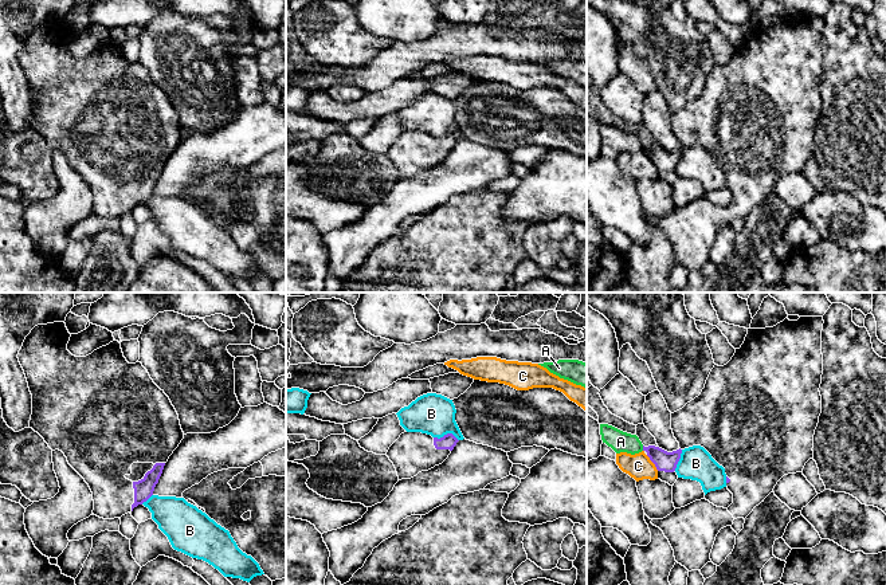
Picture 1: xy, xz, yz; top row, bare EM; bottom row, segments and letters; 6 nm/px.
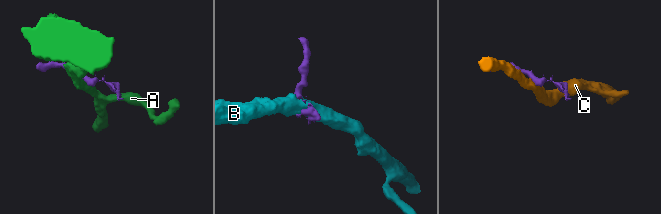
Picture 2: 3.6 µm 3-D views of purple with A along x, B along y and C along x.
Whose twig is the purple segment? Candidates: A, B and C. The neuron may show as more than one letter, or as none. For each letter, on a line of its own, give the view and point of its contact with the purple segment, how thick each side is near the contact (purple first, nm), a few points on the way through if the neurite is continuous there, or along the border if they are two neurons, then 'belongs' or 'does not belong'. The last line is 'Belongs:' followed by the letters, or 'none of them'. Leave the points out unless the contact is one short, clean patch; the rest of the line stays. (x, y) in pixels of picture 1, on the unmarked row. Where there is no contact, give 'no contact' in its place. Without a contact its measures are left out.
A: yz (643, 148) | 120/130 nm | along yz (642, 145), (643, 149) | does not belong
B: xz (446, 134) | 90/240 nm | does not belong
C: yz (653, 161) | 120/150 nm | along yz (646, 154), (658, 169) | does not belong
Belongs: none of them

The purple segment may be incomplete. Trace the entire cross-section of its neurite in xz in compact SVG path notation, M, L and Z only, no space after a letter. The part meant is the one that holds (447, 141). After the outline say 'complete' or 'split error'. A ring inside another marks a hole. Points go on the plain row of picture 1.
M404 131L389 146L387 156L393 162L399 180L411 178L442 164L458 141L452 133L438 138L422 131Z | split error

